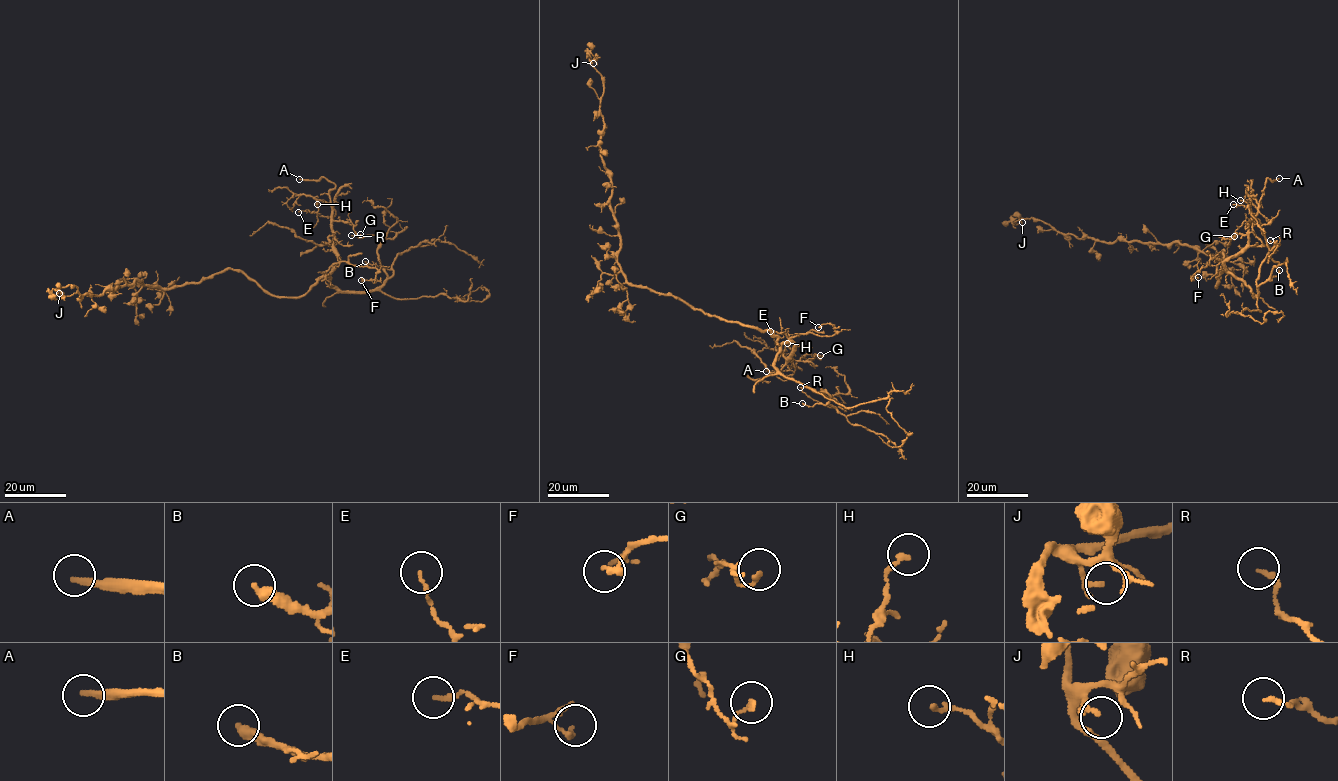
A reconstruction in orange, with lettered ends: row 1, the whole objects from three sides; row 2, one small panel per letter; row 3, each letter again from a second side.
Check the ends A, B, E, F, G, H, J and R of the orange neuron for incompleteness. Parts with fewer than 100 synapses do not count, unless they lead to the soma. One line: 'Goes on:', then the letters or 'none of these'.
Goes on: A

